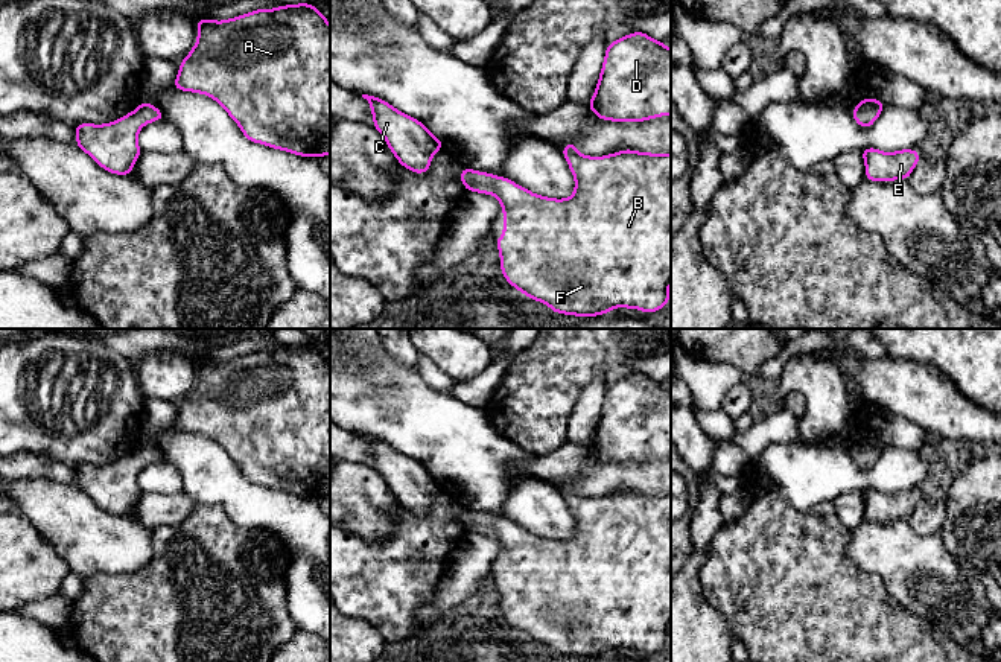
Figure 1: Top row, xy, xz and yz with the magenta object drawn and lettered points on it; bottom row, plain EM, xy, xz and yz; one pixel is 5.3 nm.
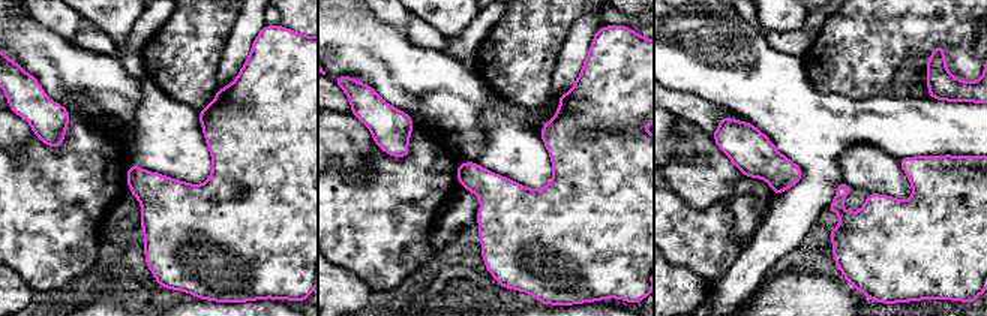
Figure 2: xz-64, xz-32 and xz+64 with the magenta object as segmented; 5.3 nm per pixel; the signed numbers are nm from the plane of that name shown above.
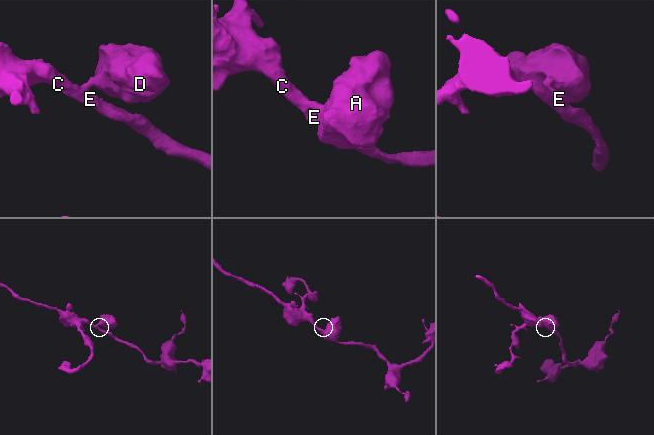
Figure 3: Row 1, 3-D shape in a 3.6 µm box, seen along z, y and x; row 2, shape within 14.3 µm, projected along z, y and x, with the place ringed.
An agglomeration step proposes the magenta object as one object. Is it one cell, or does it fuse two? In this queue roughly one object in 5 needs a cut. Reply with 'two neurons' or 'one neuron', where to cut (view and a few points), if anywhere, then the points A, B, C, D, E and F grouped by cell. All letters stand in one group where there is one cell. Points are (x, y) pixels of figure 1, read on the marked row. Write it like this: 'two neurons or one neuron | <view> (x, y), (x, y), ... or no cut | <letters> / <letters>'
one neuron | no cut | A B C D E F

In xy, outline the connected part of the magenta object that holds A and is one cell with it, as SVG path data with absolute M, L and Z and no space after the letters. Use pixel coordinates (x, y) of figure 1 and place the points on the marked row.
M298 3L257 9L230 20L198 20L198 38L180 62L176 90L202 93L221 103L254 143L300 157L330 154L330 24L315 5Z

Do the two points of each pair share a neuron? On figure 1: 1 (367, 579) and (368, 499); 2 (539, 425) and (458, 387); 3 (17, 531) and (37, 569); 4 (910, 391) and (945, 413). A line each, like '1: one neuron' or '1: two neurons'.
1: two neurons
2: two neurons
3: one neuron
4: one neuron

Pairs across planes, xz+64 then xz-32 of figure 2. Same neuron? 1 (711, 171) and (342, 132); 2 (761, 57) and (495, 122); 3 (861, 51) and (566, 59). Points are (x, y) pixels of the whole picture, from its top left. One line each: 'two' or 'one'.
1: one
2: two
3: two

